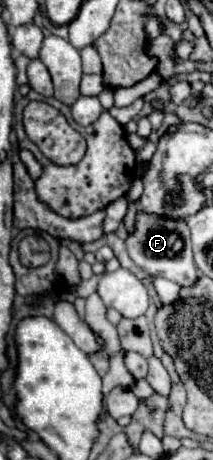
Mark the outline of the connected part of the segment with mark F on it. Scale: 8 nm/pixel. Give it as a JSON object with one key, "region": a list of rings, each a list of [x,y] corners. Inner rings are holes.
{"region":[[[141,213],[137,217],[137,229],[127,237],[127,251],[131,259],[149,275],[159,275],[175,281],[181,287],[197,283],[197,265],[191,251],[191,235],[185,221],[169,221],[163,217],[149,217]]]}

